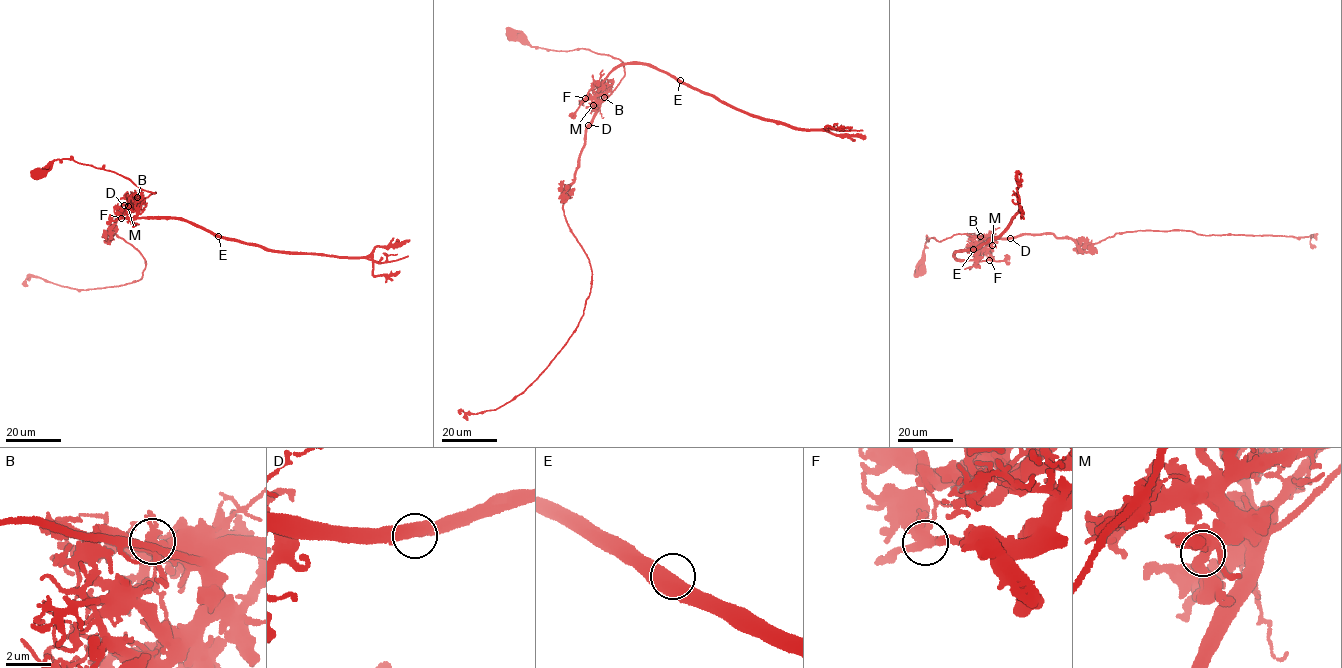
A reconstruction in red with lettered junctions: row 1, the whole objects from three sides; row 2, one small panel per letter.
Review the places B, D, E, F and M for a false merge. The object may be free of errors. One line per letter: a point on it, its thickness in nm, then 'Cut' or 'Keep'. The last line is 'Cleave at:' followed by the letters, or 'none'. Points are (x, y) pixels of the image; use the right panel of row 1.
B: Place: (980, 236). Thickness 400 nm. Keep
D: Place: (1010, 238). Thickness 600 nm. Keep
E: Place: (973, 249). Thickness 550 nm. Keep
F: Place: (989, 260). Thickness 420 nm. Cut
M: Place: (992, 245). Thickness 400 nm. Keep
Cleave at: F

